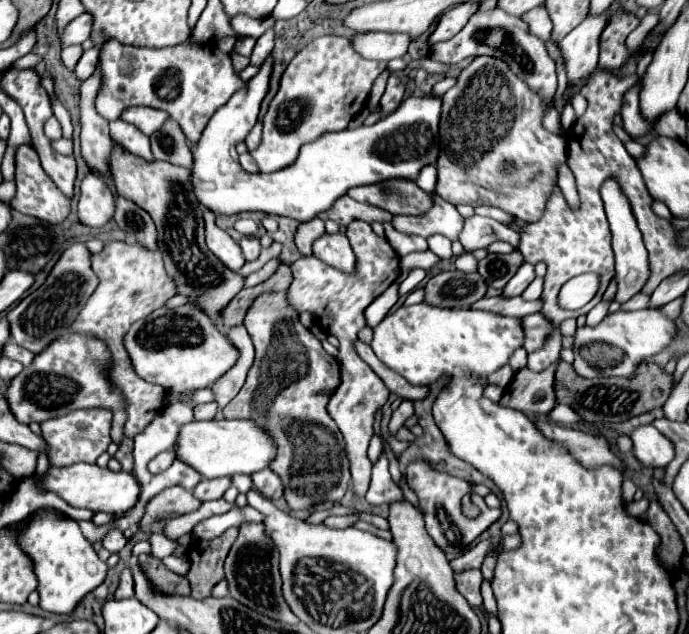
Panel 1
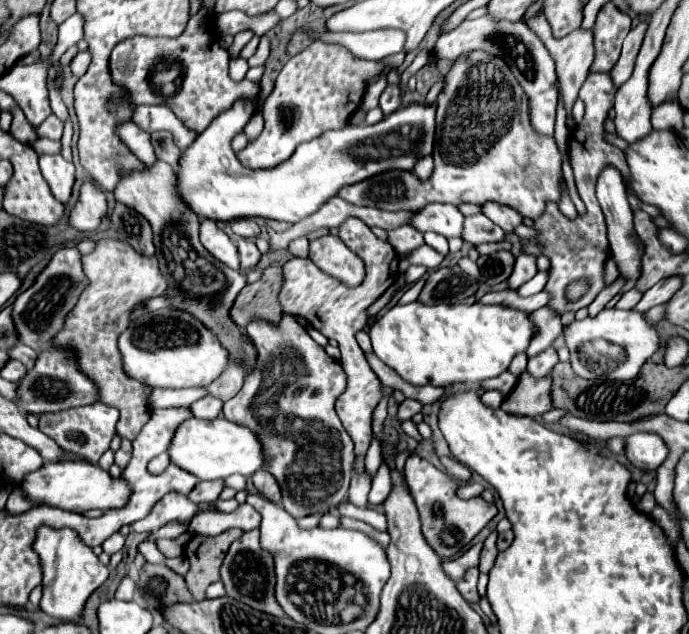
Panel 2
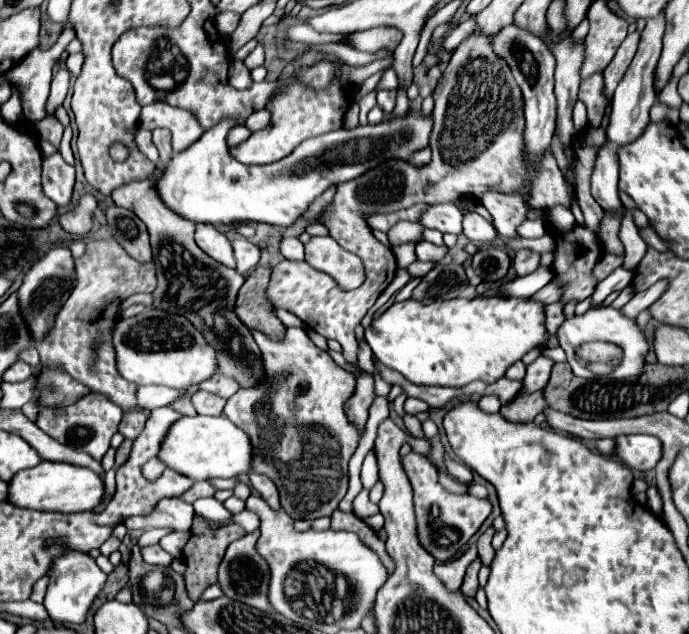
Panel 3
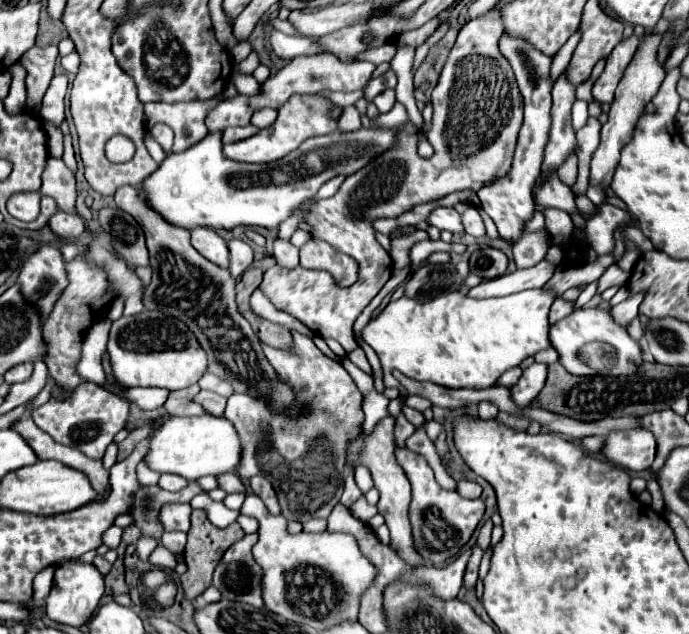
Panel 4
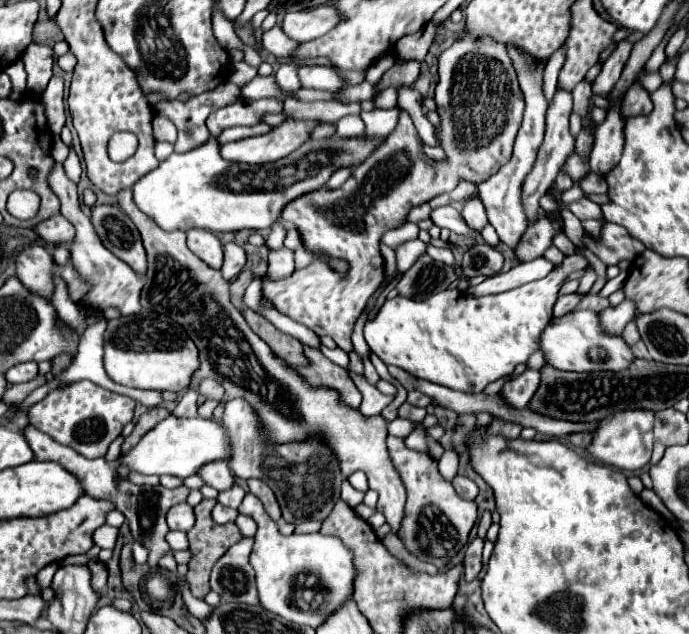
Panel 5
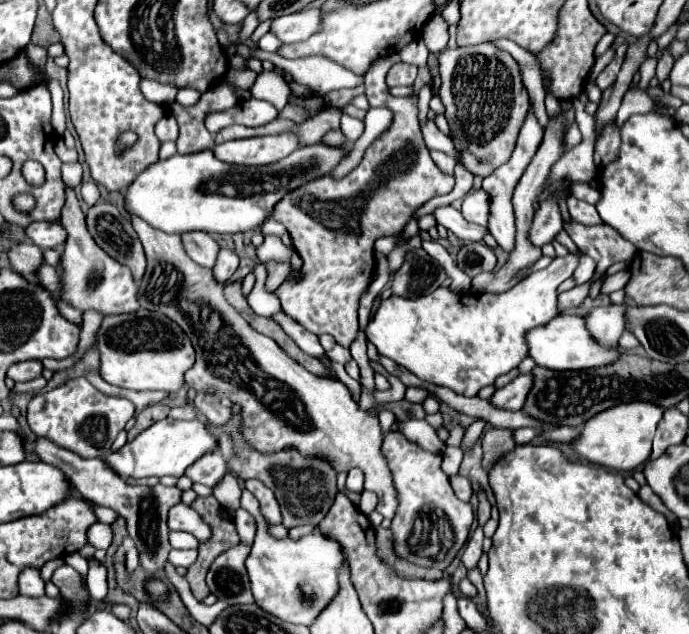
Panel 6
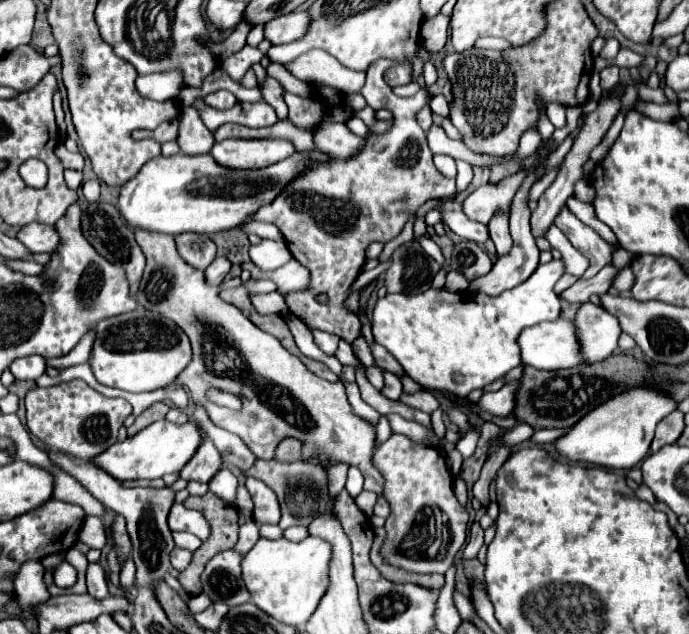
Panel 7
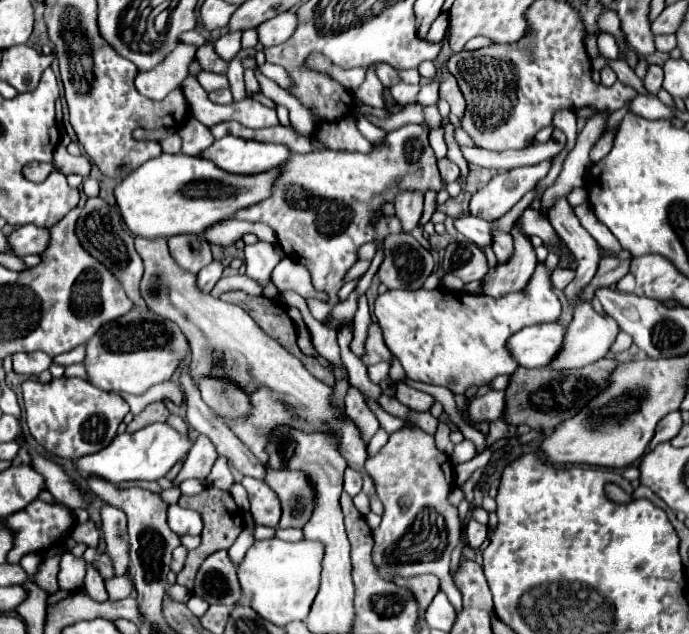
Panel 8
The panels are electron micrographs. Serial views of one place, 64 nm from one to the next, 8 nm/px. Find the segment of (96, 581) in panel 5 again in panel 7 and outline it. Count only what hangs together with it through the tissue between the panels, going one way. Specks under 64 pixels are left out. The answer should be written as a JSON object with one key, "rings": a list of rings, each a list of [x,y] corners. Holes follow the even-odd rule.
{"rings":[[[88,564],[88,568],[86,568],[86,586],[88,586],[88,594],[94,596],[94,598],[108,596],[108,582],[106,582],[104,568],[100,564]]]}

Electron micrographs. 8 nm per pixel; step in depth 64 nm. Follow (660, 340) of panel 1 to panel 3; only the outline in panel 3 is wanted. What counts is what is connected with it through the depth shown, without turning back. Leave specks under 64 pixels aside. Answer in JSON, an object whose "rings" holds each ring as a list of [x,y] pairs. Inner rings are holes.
{"rings":[[[602,306],[602,308],[590,308],[586,314],[574,314],[572,318],[566,318],[558,332],[556,332],[556,338],[558,338],[558,344],[562,346],[562,350],[566,352],[566,362],[570,364],[572,372],[580,378],[592,378],[592,372],[588,372],[588,368],[580,366],[576,362],[576,350],[584,344],[584,342],[592,342],[592,340],[602,340],[602,342],[610,342],[610,344],[616,344],[618,348],[622,348],[622,360],[618,366],[612,368],[612,376],[614,378],[630,378],[630,376],[638,376],[644,368],[644,358],[650,350],[650,344],[646,342],[644,334],[638,330],[636,322],[622,316],[618,310],[610,308],[610,306]]]}

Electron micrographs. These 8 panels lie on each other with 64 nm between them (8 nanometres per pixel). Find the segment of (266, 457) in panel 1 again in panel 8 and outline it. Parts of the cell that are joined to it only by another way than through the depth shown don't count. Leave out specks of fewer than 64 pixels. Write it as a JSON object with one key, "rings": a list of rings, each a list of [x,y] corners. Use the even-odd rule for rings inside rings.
{"rings":[[[152,424],[134,434],[118,434],[106,448],[96,454],[82,456],[74,462],[74,470],[82,476],[98,476],[106,482],[120,484],[124,480],[158,480],[162,478],[180,458],[188,454],[190,440],[180,436],[168,424]]]}

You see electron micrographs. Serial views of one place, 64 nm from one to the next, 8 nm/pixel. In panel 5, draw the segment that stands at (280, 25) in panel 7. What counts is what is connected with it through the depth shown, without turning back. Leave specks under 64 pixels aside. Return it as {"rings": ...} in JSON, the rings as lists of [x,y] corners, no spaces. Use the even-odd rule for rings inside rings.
{"rings":[[[322,4],[316,8],[286,14],[280,28],[288,38],[296,42],[308,42],[324,36],[336,24],[336,20],[340,20],[340,14],[332,8],[332,4]]]}

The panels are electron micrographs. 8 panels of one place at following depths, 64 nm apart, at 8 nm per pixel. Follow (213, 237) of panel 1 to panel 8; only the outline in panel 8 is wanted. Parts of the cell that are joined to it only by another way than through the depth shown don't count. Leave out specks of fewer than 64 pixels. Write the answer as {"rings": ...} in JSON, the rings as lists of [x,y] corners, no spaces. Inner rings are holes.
{"rings":[[[182,234],[168,238],[168,250],[174,262],[190,274],[196,274],[200,268],[212,262],[210,244],[196,234]]]}

